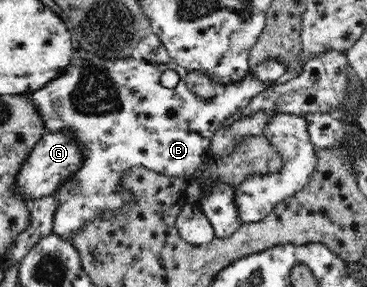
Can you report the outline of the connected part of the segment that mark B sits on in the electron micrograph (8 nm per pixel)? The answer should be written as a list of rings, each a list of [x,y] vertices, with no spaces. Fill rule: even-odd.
[[[78,50],[74,56],[71,56],[70,64],[64,74],[30,94],[39,109],[44,125],[47,126],[46,132],[70,128],[86,147],[86,160],[83,161],[82,168],[58,192],[52,194],[58,201],[58,210],[54,214],[53,222],[54,234],[61,236],[64,240],[70,240],[72,235],[76,234],[76,230],[80,230],[80,226],[84,226],[84,222],[92,220],[92,214],[100,214],[100,210],[116,210],[116,206],[120,206],[120,202],[124,202],[124,194],[112,194],[112,190],[116,190],[116,178],[120,178],[120,174],[124,174],[124,170],[128,170],[128,166],[136,165],[159,171],[160,174],[198,177],[202,183],[202,197],[198,204],[211,222],[212,228],[215,230],[215,237],[226,238],[239,229],[242,222],[238,220],[237,210],[233,206],[234,187],[219,180],[216,180],[214,184],[207,184],[200,172],[205,169],[205,162],[211,161],[211,140],[216,130],[221,128],[222,121],[234,114],[240,114],[241,110],[244,110],[244,107],[252,100],[253,95],[257,95],[274,83],[258,80],[251,70],[242,81],[236,82],[234,85],[219,87],[218,95],[204,100],[198,98],[187,88],[184,82],[186,74],[187,71],[180,71],[179,66],[173,62],[148,64],[146,60],[134,56],[108,60],[90,54],[88,51]],[[164,70],[178,71],[179,83],[173,89],[162,86],[160,76]]]

